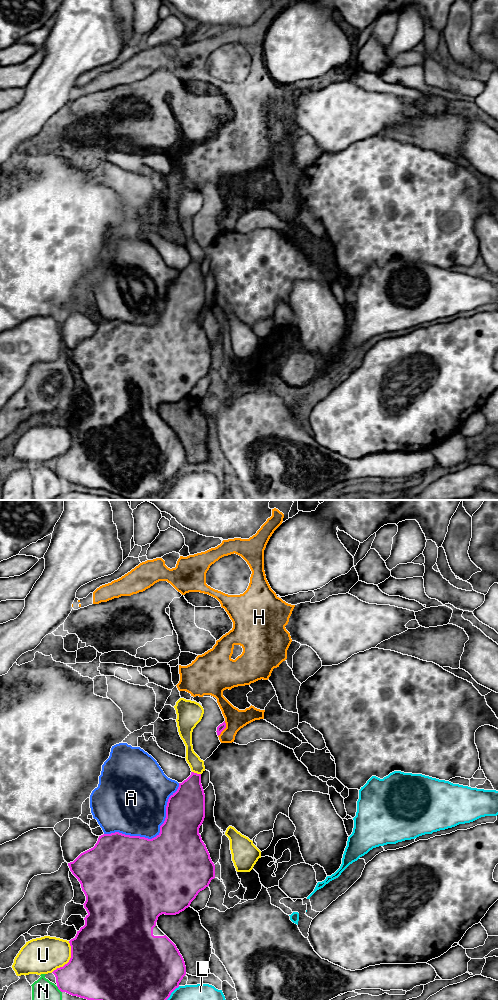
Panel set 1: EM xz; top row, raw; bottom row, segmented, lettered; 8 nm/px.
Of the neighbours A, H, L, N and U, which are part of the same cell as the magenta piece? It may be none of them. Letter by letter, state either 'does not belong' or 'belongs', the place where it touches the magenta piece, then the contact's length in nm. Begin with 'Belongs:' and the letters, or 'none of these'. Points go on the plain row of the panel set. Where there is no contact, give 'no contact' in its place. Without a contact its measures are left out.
Belongs: none of these
A: does not belong; meets magenta in xz at (157, 323); contact 750 nm long
H: does not belong; meets magenta in xz at (223, 217); contact 140 nm long
L: does not belong; meets magenta in xz at (167, 486); contact 280 nm long
N: does not belong; meets magenta in xz at (58, 476); contact 70 nm long
U: does not belong; meets magenta in xz at (69, 448); contact 300 nm long

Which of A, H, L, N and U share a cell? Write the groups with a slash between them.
A / H / L / N / U

